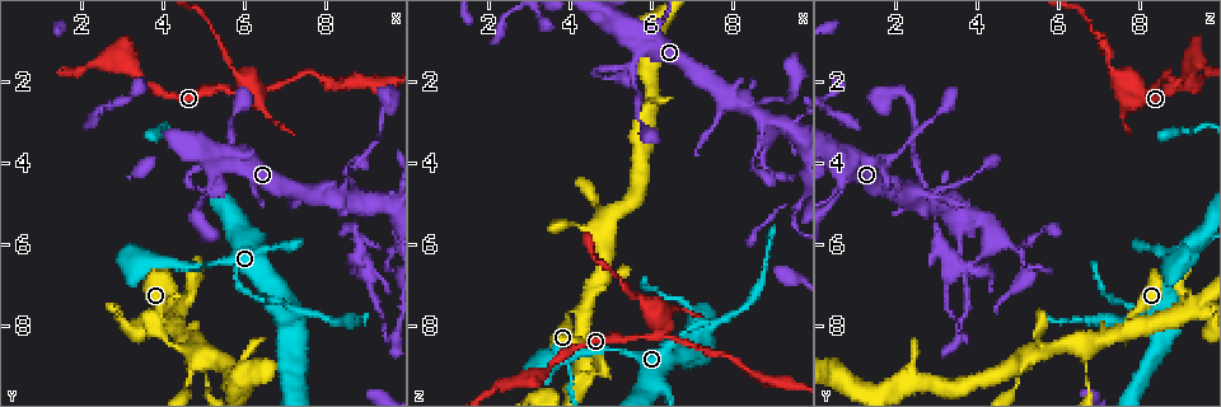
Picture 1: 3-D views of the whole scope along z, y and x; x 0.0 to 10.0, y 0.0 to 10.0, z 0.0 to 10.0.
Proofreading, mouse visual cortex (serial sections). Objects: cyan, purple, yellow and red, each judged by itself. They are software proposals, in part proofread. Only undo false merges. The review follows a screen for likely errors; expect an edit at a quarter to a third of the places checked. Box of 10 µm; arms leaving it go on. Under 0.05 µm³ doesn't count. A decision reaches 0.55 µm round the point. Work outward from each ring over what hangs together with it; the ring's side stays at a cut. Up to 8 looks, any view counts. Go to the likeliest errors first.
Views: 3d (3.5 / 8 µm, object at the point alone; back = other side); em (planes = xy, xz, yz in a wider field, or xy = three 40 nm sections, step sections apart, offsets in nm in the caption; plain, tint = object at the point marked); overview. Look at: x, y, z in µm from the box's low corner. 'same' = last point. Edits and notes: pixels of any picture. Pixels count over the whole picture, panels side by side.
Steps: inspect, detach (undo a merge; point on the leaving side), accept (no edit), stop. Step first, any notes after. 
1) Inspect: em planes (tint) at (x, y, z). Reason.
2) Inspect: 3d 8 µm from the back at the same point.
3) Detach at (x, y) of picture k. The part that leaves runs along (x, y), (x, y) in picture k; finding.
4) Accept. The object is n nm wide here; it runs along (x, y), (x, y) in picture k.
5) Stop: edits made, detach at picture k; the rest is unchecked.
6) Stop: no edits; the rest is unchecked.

Inspect: 3d 3.5 µm from the back at (8.65, 4.95, 2.90).

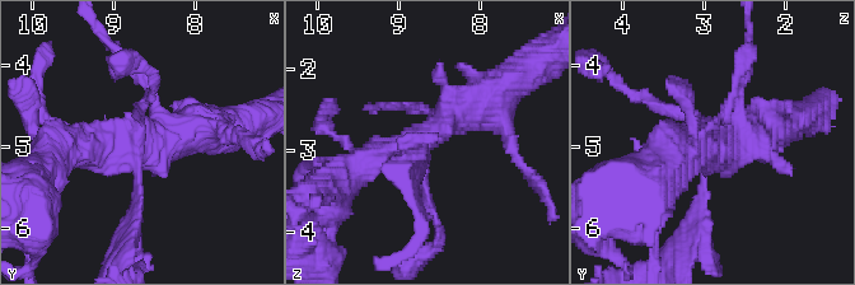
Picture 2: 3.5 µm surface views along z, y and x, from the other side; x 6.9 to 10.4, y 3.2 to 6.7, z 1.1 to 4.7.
Inspect: em xy step 1 (tint) at (8.70, 5.00, 2.85).

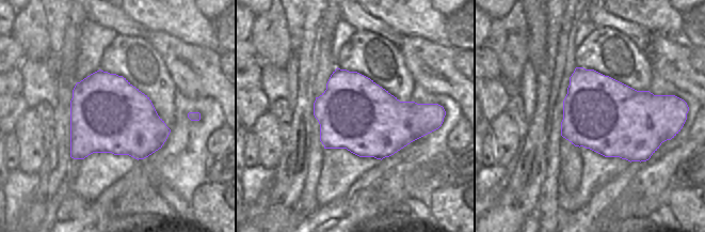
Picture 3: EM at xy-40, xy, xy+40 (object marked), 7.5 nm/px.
Detach at (694, 220) of picture 2. The part that leaves runs along (705, 182), (699, 241), (680, 265) in picture 2; a second cell is stuck on.

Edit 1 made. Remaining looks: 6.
Inspect: overview. Redraw.

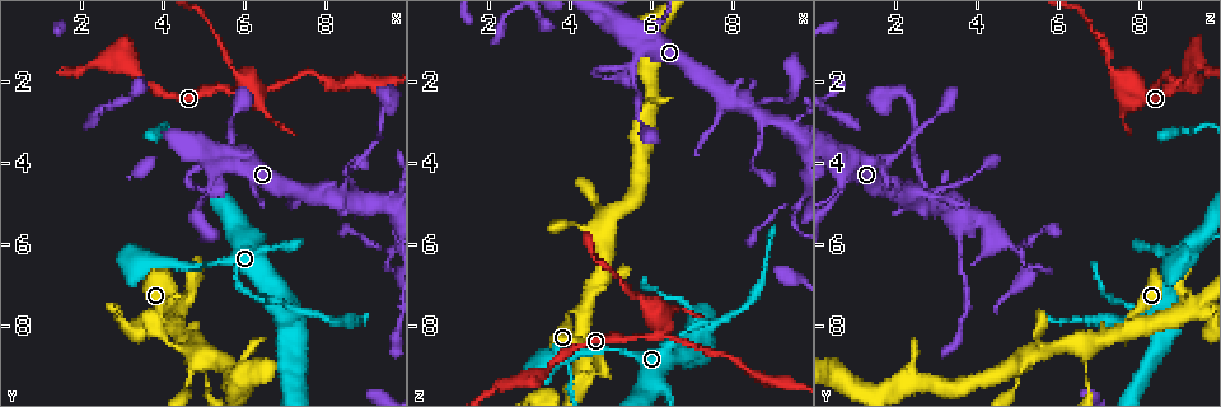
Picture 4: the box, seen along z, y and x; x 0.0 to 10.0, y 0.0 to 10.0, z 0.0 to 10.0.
Inspect: 3d 3.5 µm at (4.30, 8.05, 7.75). Thin neck.

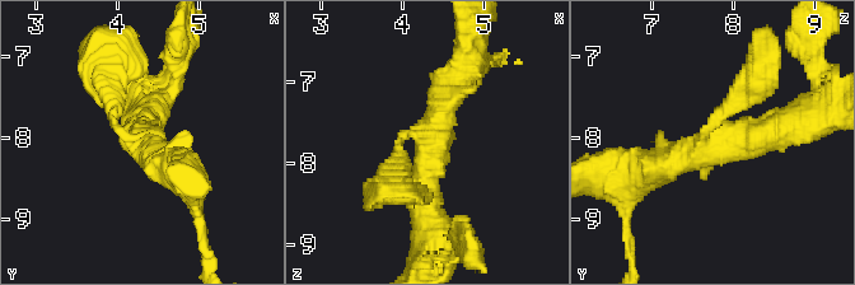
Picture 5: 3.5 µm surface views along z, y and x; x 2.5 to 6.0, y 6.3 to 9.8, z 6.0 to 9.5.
Inspect: em xy step 2 (tint) at (4.30, 8.10, 7.70). 3 arms meet here; the arms are 250, 400, 400 nm wide.

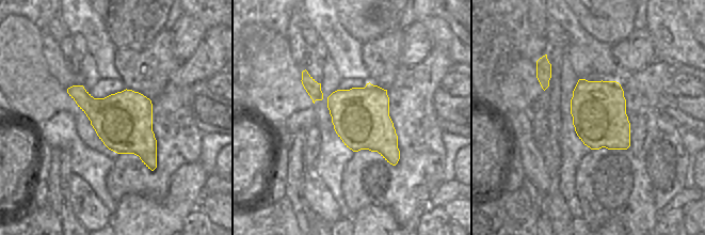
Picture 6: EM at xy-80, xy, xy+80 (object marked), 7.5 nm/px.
Inspect: em xy step 3 (tint) at the same point.

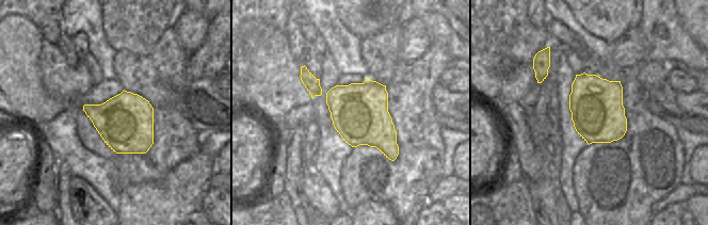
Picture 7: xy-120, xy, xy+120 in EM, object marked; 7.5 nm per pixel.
Accept. It runs along (747, 87), (701, 153), (643, 168) in picture 5; continuous, no second cell.

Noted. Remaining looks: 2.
Inspect: 3d 8 µm at (4.80, 8.65, 5.70). Four-way junction.

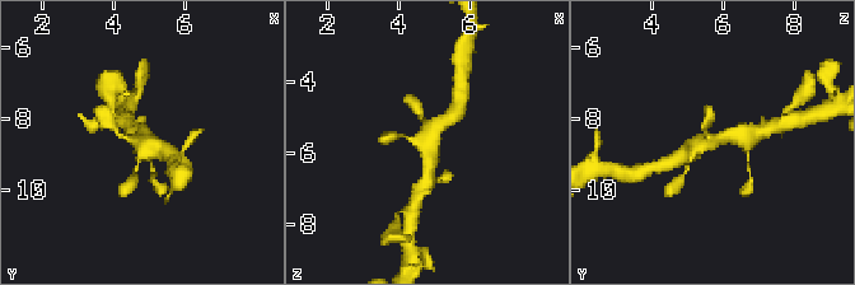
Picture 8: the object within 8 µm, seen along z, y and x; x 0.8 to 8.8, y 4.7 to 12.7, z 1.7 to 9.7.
Inspect: em xy step 2 (tint) at the same point. Shape alone is not enough.

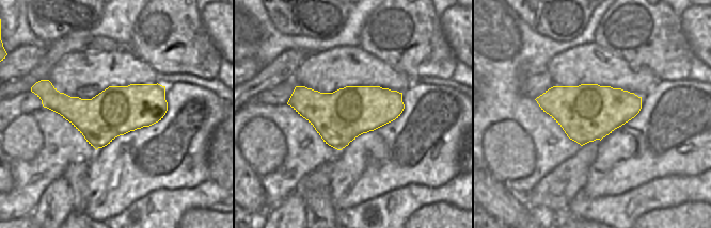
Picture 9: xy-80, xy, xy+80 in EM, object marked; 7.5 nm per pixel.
Accept. The arms are 150, 200, 400, 400 nm wide; it runs along (428, 176), (428, 135), (451, 117) in picture 8; all the same cell.

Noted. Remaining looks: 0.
Stop: edits made, detach at picture 2; the rest is unchecked.

